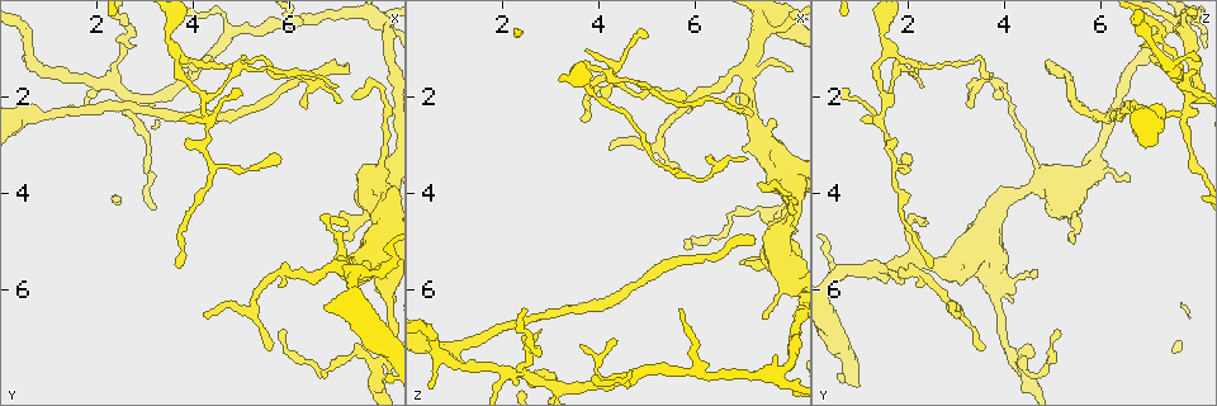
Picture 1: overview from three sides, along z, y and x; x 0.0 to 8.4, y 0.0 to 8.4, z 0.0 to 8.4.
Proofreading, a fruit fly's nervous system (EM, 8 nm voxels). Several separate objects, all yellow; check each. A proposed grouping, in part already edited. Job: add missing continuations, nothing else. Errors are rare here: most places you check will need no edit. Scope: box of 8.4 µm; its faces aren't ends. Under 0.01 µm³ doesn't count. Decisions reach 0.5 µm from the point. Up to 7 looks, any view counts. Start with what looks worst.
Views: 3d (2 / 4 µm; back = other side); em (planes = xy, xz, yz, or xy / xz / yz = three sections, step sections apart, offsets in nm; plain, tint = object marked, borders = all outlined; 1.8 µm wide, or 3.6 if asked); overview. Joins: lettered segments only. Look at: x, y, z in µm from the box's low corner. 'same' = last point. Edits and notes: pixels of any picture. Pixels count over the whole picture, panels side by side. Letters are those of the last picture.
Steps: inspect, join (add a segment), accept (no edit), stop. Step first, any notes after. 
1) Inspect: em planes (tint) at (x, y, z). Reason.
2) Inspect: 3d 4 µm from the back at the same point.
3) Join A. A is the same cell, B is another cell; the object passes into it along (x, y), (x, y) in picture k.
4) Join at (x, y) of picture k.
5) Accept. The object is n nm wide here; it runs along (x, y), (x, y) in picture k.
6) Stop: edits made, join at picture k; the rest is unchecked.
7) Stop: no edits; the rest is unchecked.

Inspect: 3d 4 µm from the back at (7.25, 1.35, 4.90). Tapers out.

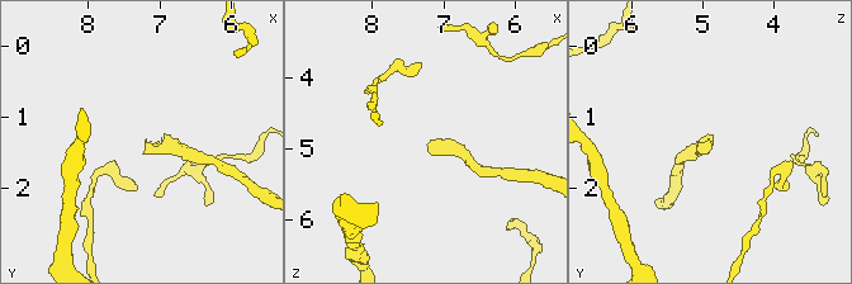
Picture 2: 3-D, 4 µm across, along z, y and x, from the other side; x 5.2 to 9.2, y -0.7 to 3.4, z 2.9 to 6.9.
Inspect: em planes (borders) at (7.25, 1.30, 4.90). Now the EM.

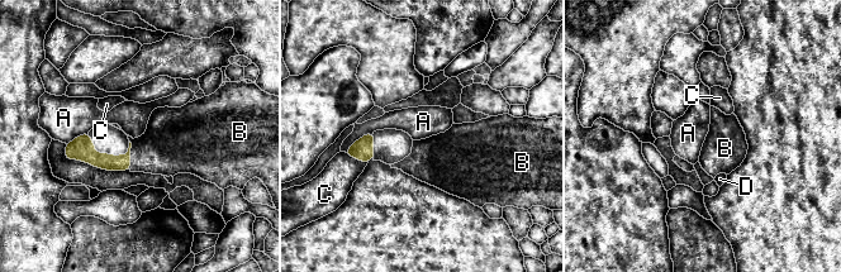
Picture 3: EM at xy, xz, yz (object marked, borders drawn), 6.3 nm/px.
Join B. The longest contact is with A, 240 nm; B is the same cell, A, C and D are other cells; it goes on there.

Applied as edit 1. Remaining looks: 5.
Inspect: overview.

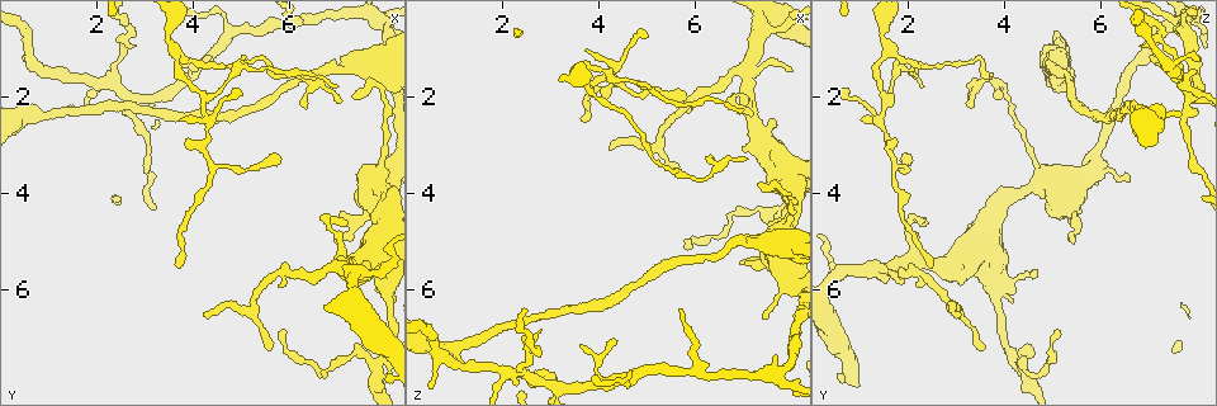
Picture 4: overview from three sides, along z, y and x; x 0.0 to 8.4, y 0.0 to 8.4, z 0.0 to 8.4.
Inspect: 3d 2 µm from the back at (7.05, 5.60, 1.50). Thick turns thin.

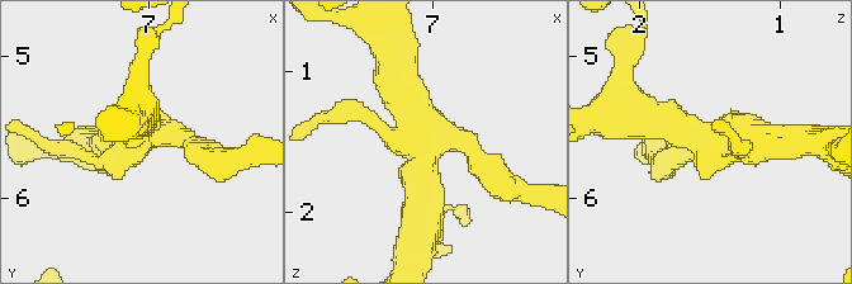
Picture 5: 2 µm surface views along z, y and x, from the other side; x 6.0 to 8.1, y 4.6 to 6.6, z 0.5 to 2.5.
Inspect: em planes (borders) at (7.08, 5.58, 1.50). Now the EM.

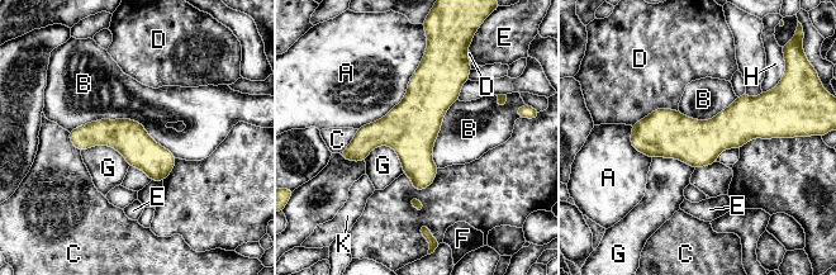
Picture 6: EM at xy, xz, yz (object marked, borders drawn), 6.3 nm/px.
Accept. The object is 220 nm wide here; A, B, C, D, E, F, G, H and K are other cells; it runs along (777, 132), (633, 141) in picture 6; none of them fits.

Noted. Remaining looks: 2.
Inspect: em xy step 16 (borders) at (7.00, 1.75, 2.30). Tapers out.

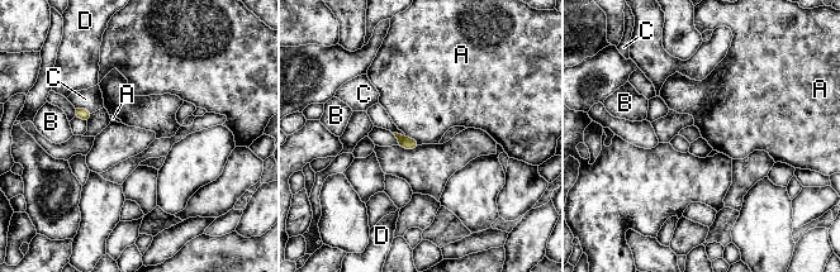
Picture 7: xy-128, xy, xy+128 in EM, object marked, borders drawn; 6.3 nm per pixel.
Inspect: em planes (borders) at the same point.

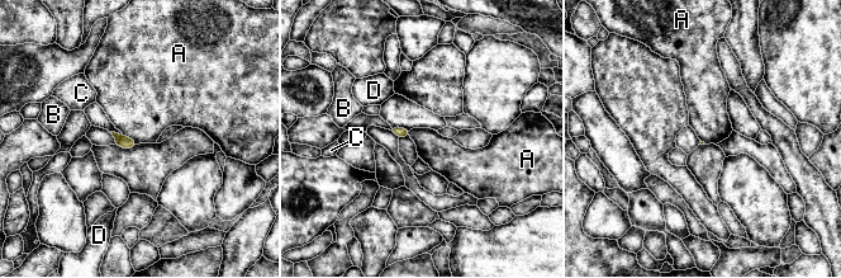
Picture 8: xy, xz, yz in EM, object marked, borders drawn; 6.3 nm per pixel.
Accept. A, B, C and D are other cells; a border runs along (123, 133), (138, 144) in picture 8; none of them fits.

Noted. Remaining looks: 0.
Stop: edits made, join at picture 3; the rest is unchecked.

